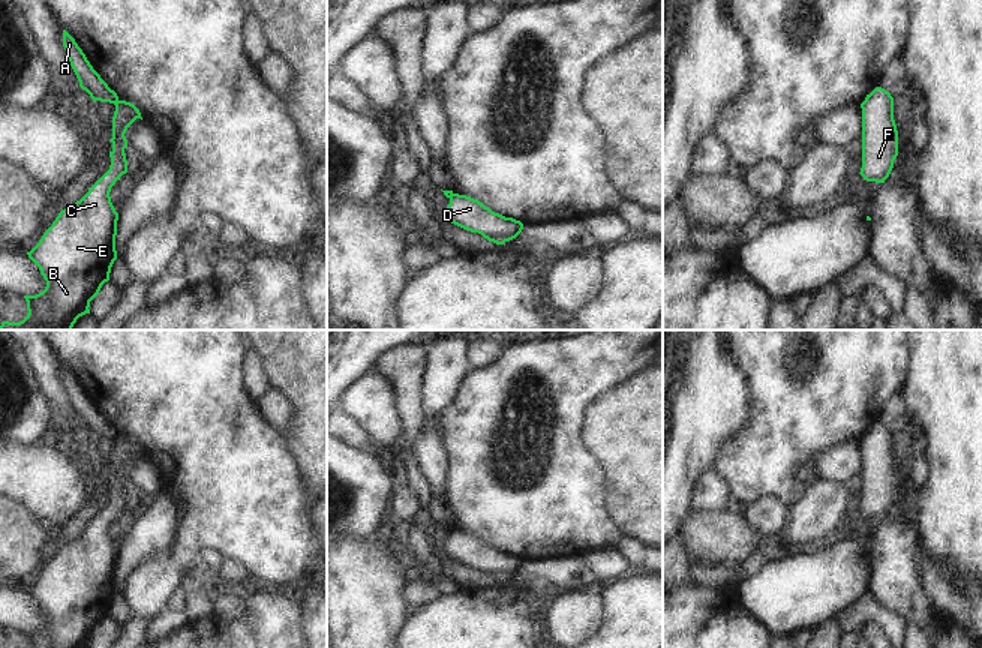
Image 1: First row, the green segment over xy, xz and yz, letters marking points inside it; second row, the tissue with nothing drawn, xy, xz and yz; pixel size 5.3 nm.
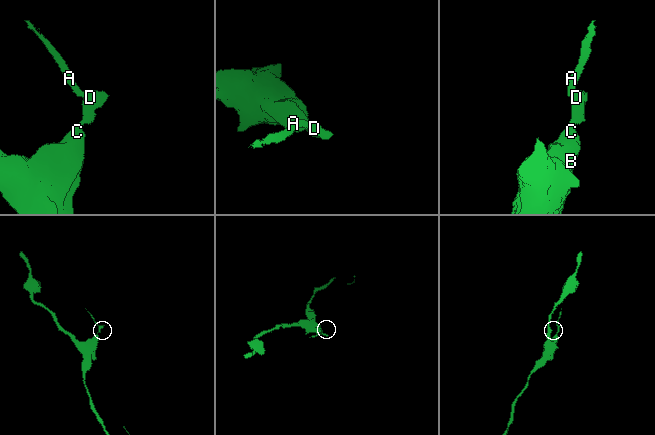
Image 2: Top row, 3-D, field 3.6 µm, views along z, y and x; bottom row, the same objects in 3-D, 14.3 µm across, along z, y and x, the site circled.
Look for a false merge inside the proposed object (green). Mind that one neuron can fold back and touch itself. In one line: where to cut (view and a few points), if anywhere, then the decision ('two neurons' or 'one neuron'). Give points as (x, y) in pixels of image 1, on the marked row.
cut in xy along (119, 101), (114, 104); two neurons

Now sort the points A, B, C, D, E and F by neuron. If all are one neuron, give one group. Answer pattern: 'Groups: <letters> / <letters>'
Groups: A / B C D E F

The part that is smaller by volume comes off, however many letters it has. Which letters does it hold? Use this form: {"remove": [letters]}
{"remove": ["A"]}

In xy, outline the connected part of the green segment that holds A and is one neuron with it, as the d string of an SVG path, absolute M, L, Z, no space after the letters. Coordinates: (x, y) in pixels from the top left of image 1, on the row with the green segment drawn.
M63 30L63 46L79 81L79 87L90 94L93 102L100 100L115 105L118 102L117 93L111 90L100 75L93 69L82 50L66 30Z

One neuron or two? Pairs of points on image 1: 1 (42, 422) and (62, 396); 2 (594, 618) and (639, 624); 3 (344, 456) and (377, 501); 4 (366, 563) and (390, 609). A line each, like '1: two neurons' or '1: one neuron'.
1: two neurons
2: two neurons
3: one neuron
4: one neuron

